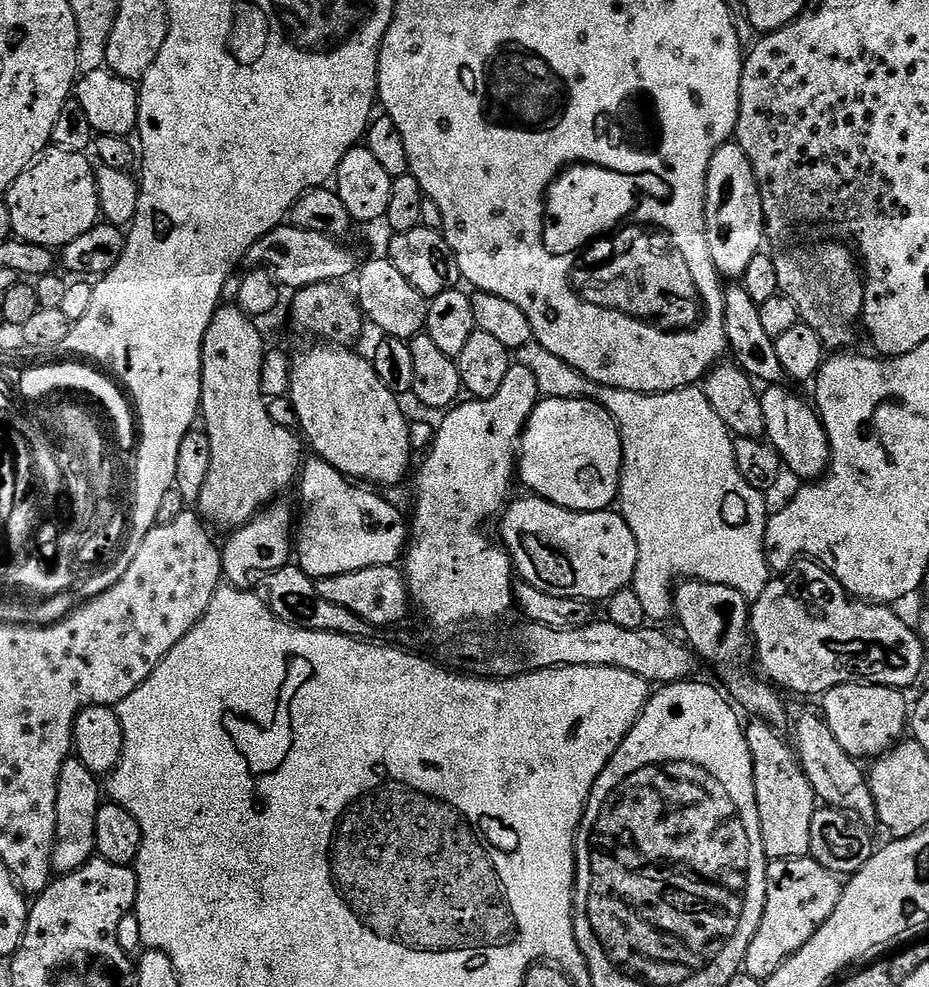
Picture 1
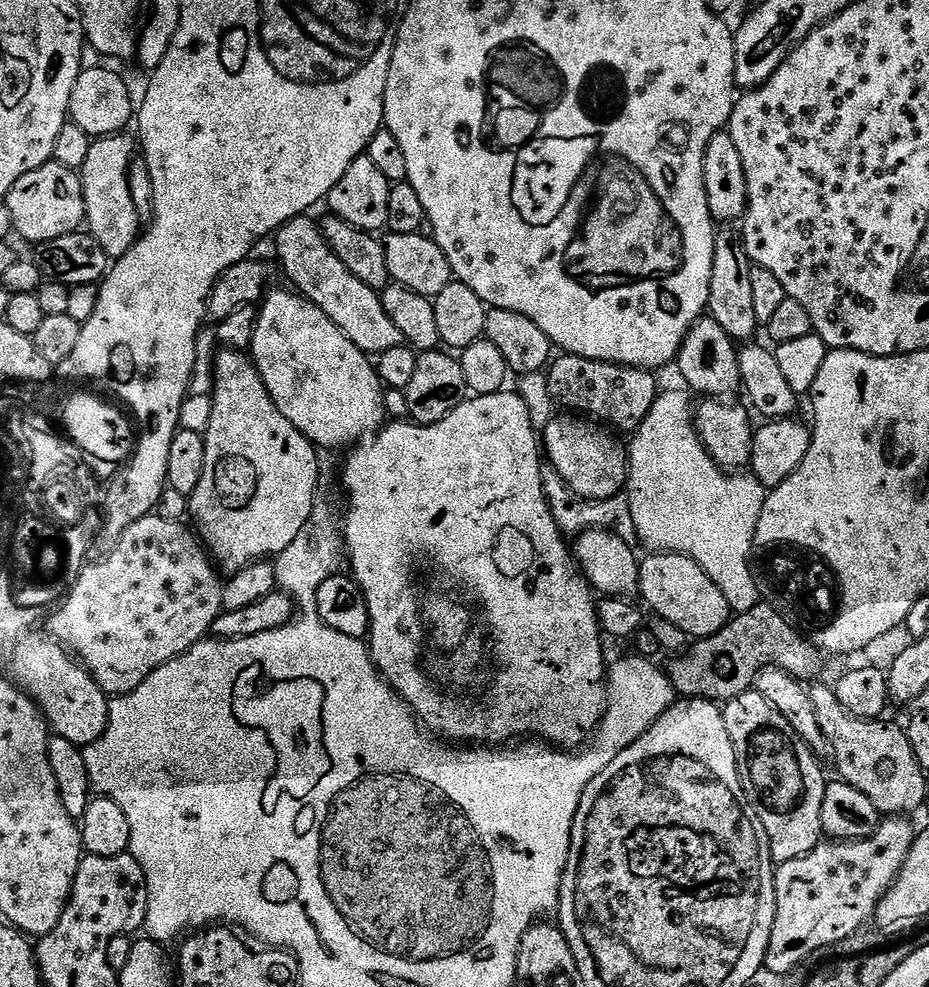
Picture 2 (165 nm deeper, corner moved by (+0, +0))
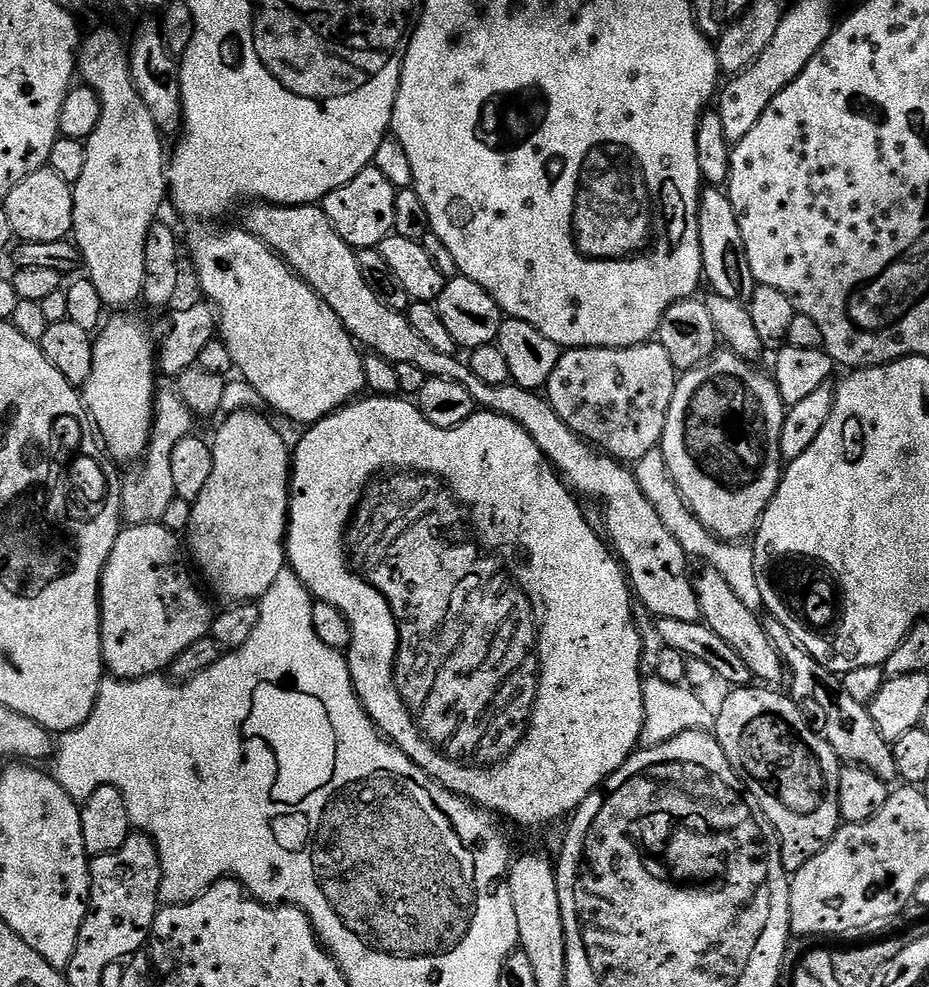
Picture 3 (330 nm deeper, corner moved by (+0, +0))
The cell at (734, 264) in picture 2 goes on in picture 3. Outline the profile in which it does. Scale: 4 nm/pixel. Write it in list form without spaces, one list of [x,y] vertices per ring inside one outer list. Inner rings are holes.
[[[708,186],[701,191],[698,234],[704,259],[703,279],[712,287],[711,291],[717,296],[731,300],[751,296],[754,281],[750,274],[750,262],[746,262],[746,246],[742,246],[742,230],[738,230],[738,218],[734,218],[734,206],[723,187]]]

